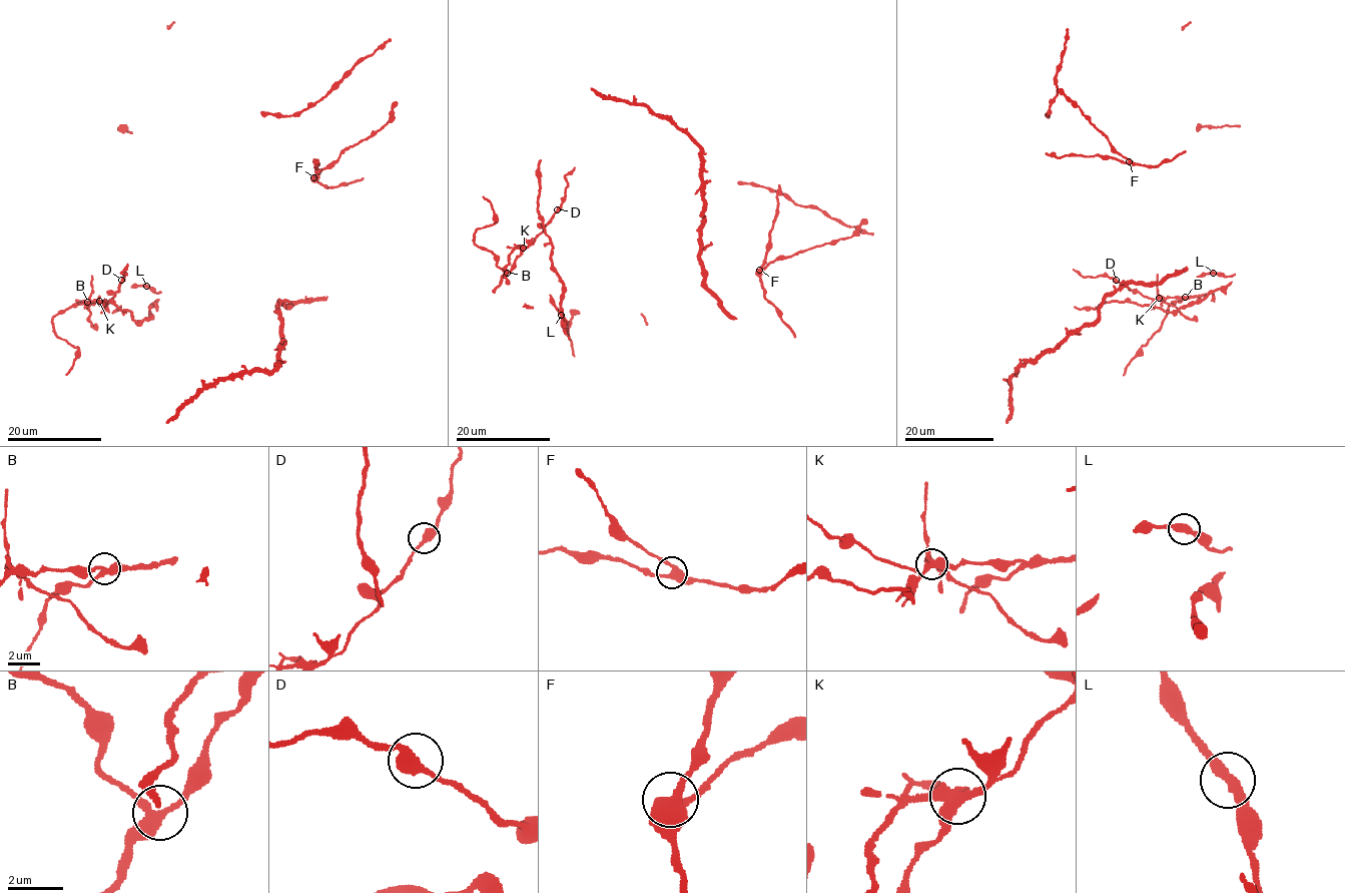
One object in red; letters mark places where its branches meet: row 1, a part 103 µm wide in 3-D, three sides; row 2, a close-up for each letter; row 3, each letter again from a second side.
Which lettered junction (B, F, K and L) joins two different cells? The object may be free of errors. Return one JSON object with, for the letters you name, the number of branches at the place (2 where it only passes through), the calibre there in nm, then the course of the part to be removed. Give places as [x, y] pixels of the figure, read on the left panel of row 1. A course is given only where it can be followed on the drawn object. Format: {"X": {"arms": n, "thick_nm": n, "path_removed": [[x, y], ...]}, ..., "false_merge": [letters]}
{"K": {"arms": 3, "thick_nm": 380, "path_removed": [[99, 301], [107, 304], [126, 273], [121, 273], [127, 264]]}, "false_merge": ["K"]}

